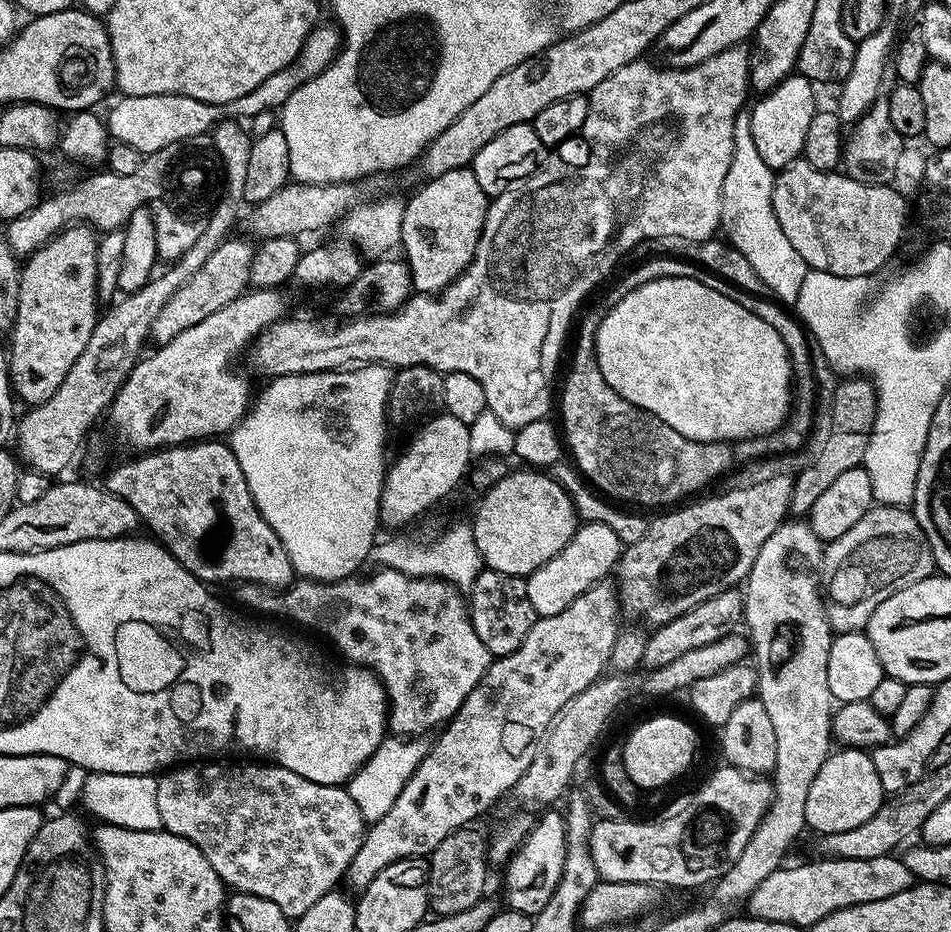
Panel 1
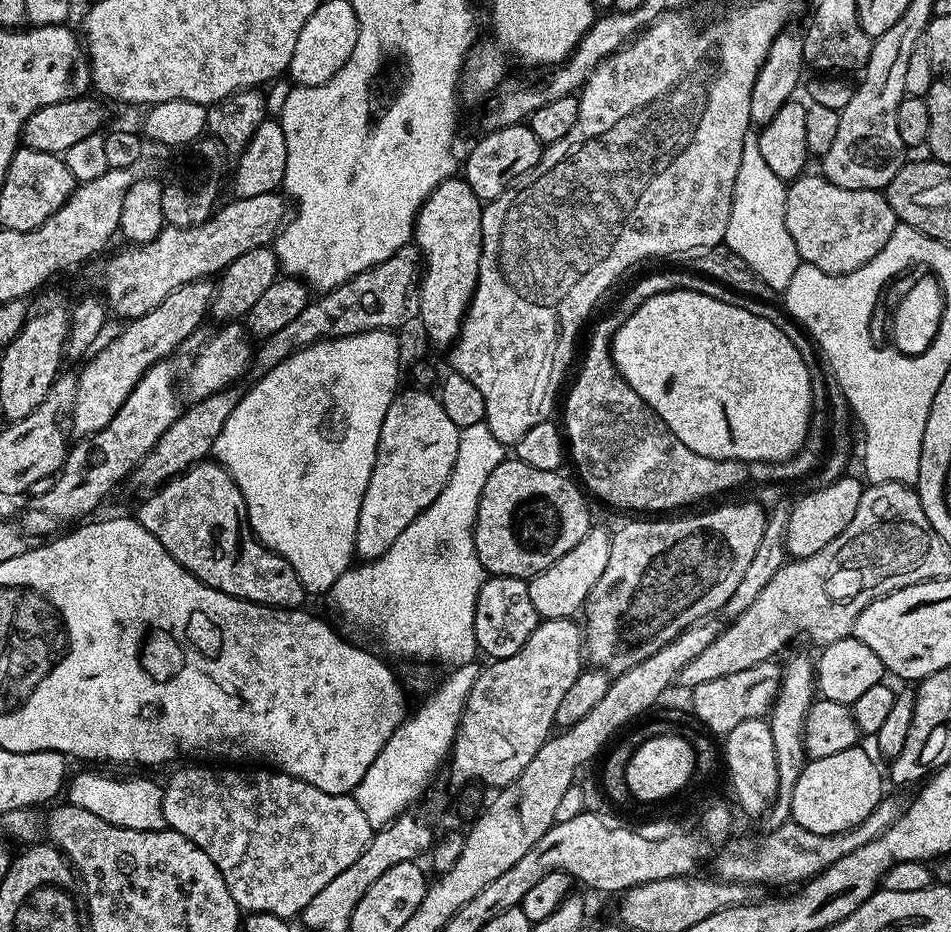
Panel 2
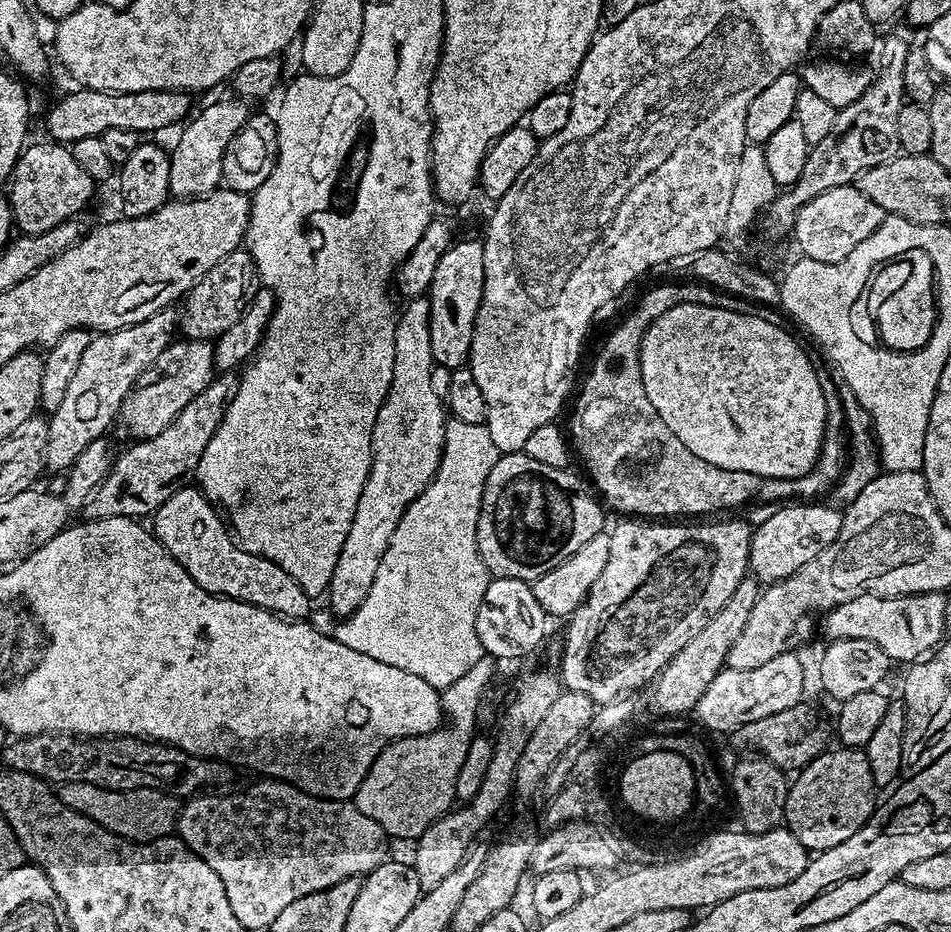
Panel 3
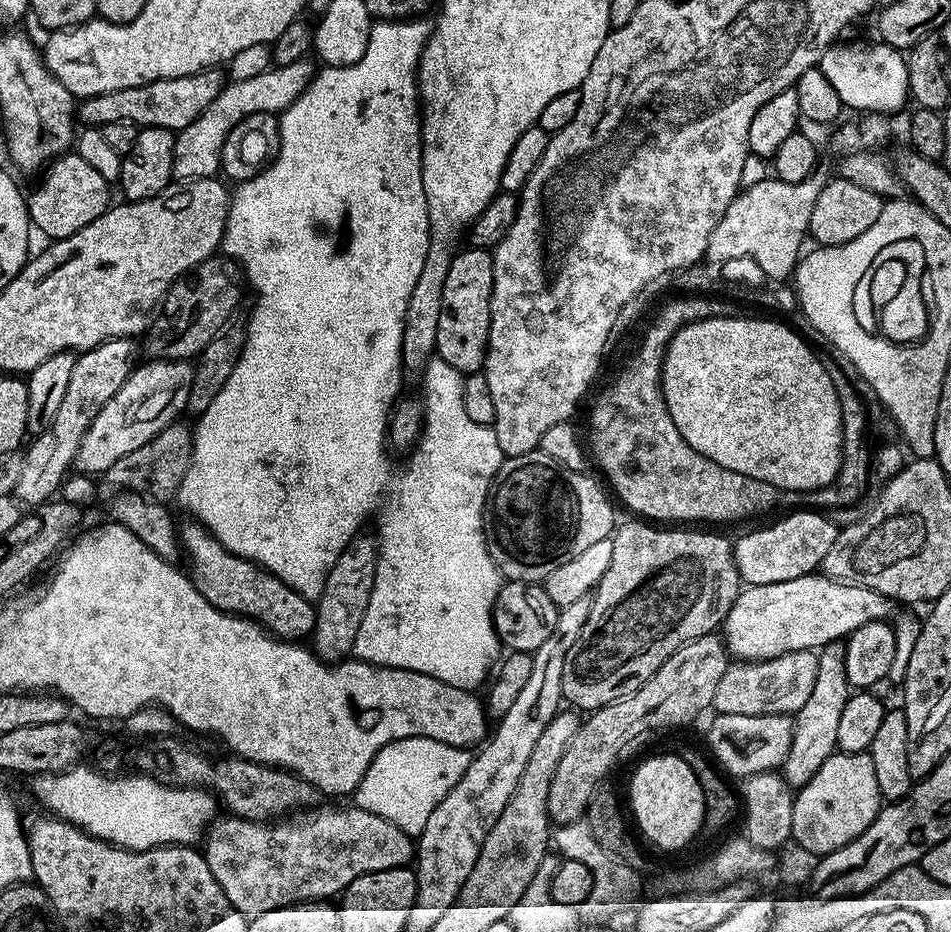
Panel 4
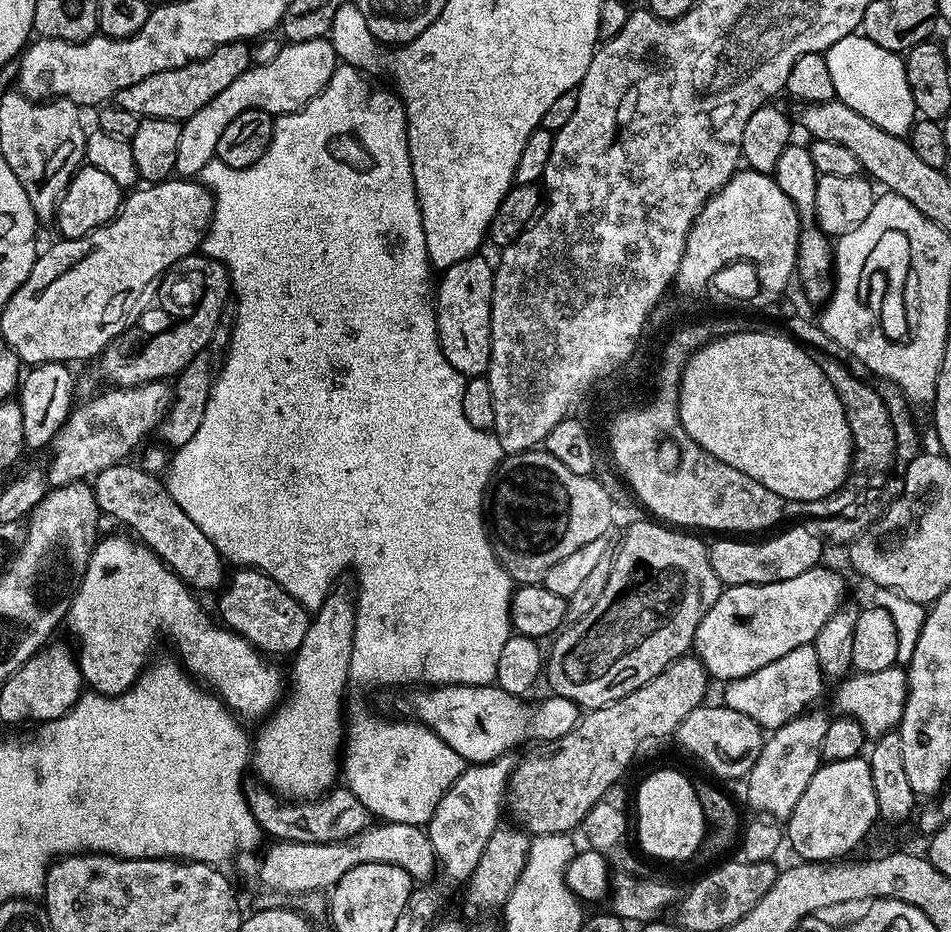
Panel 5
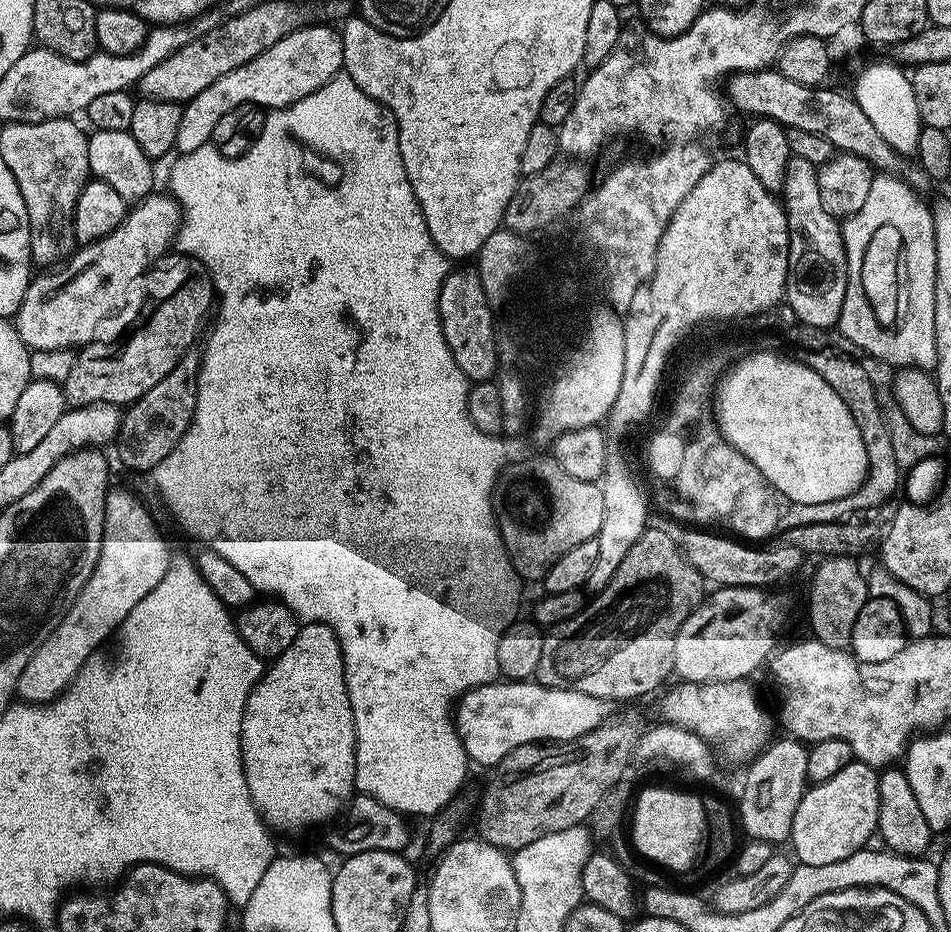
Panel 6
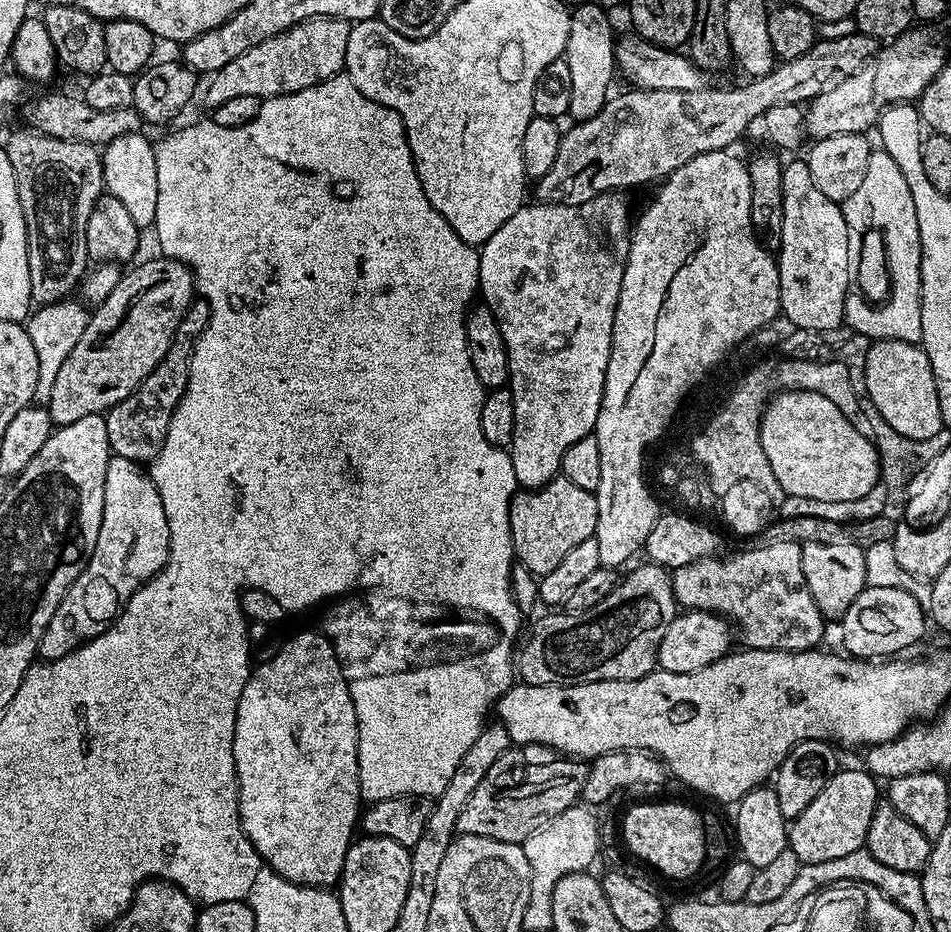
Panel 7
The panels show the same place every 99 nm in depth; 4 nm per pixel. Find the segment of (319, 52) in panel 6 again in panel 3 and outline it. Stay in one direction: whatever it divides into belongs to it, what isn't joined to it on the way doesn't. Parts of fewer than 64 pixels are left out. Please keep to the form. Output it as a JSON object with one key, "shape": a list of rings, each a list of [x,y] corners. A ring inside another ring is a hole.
{"shape":[[[231,99],[216,100],[213,104],[206,105],[196,117],[193,115],[179,129],[181,132],[176,140],[176,149],[173,147],[170,152],[172,161],[168,191],[173,197],[205,196],[207,192],[214,192],[221,187],[224,178],[222,158],[226,154],[226,146],[230,146],[234,134],[238,134],[238,130],[247,122],[250,115],[250,109],[248,109],[250,104],[247,99]]]}

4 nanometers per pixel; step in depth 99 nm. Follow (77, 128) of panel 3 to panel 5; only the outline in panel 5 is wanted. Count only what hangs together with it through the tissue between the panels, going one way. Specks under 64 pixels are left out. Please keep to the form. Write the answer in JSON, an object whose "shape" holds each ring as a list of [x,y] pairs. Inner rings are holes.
{"shape":[[[244,42],[235,44],[217,44],[207,54],[201,55],[199,60],[190,62],[174,70],[162,70],[158,74],[150,74],[150,78],[142,78],[142,82],[134,82],[134,86],[126,86],[114,97],[115,107],[130,110],[130,114],[141,118],[153,116],[167,120],[186,121],[190,114],[198,114],[210,98],[222,94],[234,78],[238,78],[250,67],[248,60],[249,45]]]}

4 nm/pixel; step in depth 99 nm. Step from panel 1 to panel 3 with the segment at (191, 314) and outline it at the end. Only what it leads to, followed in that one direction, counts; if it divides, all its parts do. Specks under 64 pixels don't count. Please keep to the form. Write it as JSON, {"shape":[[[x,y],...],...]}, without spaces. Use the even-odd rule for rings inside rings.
{"shape":[[[172,308],[160,309],[145,320],[140,320],[130,327],[120,328],[114,332],[97,333],[86,346],[79,358],[78,367],[74,370],[74,375],[70,378],[69,389],[62,398],[62,403],[58,410],[54,412],[48,420],[49,440],[46,448],[45,467],[54,472],[66,472],[71,468],[74,461],[90,446],[91,442],[101,439],[110,426],[114,424],[120,413],[120,408],[125,402],[125,398],[139,383],[140,377],[156,360],[163,357],[165,349],[172,343],[176,328],[176,314]]]}

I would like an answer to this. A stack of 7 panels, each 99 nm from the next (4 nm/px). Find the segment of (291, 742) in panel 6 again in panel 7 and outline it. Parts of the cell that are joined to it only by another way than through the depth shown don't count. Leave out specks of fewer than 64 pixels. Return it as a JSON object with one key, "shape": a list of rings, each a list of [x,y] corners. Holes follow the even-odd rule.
{"shape":[[[319,630],[300,632],[281,643],[274,658],[251,669],[234,726],[234,766],[240,787],[240,821],[261,861],[290,883],[339,885],[348,847],[362,816],[358,722],[354,702],[334,646]]]}

